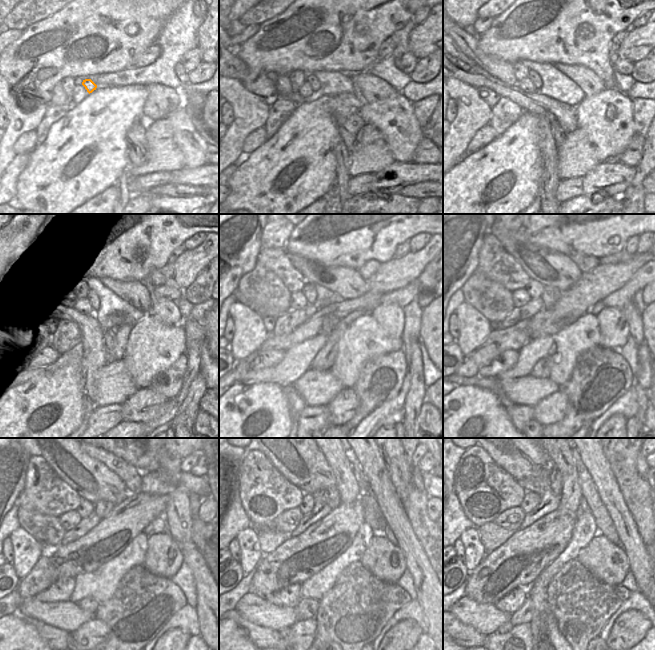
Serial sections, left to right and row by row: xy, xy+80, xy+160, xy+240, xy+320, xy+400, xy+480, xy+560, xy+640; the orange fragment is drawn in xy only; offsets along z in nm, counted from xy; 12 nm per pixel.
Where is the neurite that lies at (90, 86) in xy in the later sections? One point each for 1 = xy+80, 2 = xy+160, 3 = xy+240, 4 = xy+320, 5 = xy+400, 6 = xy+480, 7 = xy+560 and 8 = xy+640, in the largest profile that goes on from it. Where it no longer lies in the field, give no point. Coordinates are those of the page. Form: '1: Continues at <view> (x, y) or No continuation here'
1: Continues at xy+80 (311, 78)
2: Continues at xy+160 (533, 76)
3: Continues at xy+240 (83, 295)
4: Continues at xy+320 (309, 290)
5: Continues at xy+400 (535, 289)
6: Continues at xy+480 (85, 508)
7: Continues at xy+560 (307, 504)
8: Continues at xy+640 (531, 500).

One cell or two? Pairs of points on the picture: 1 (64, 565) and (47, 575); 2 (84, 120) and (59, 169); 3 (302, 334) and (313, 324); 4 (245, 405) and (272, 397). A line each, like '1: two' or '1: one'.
1: two
2: one
3: one
4: one

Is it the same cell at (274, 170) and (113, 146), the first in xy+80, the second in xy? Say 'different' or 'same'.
same

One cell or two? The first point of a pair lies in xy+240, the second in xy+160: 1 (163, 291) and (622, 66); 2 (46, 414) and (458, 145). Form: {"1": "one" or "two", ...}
{"1": "one", "2": "two"}

